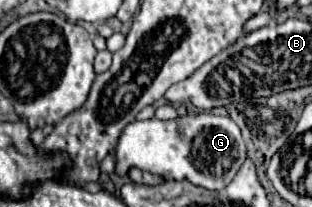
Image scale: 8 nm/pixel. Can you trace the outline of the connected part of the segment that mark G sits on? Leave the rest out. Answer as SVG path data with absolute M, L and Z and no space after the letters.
M197 113L179 117L175 121L147 119L129 123L119 137L115 157L115 173L119 175L127 175L131 167L139 167L141 171L149 171L163 179L187 179L193 185L221 191L239 173L243 159L247 159L247 149L233 119L213 113Z

